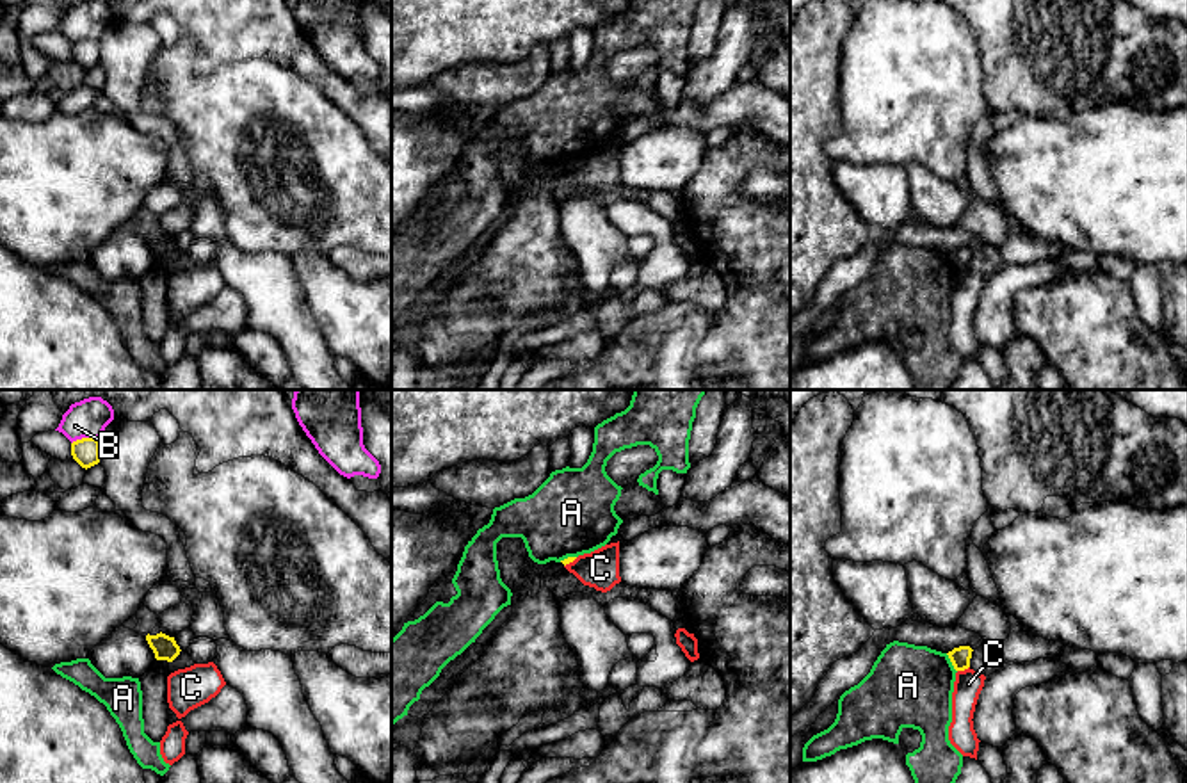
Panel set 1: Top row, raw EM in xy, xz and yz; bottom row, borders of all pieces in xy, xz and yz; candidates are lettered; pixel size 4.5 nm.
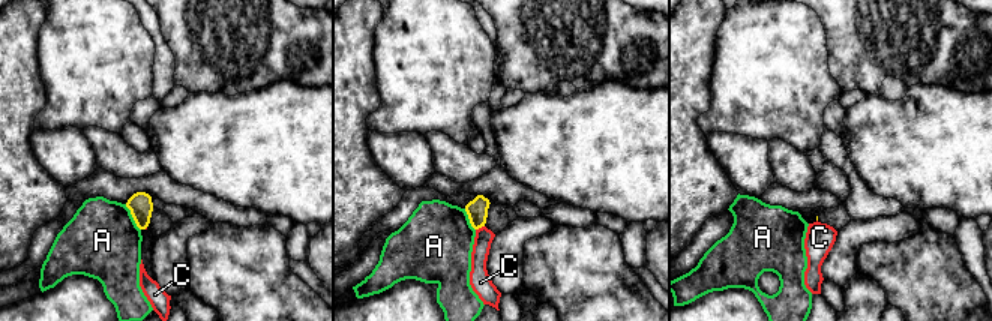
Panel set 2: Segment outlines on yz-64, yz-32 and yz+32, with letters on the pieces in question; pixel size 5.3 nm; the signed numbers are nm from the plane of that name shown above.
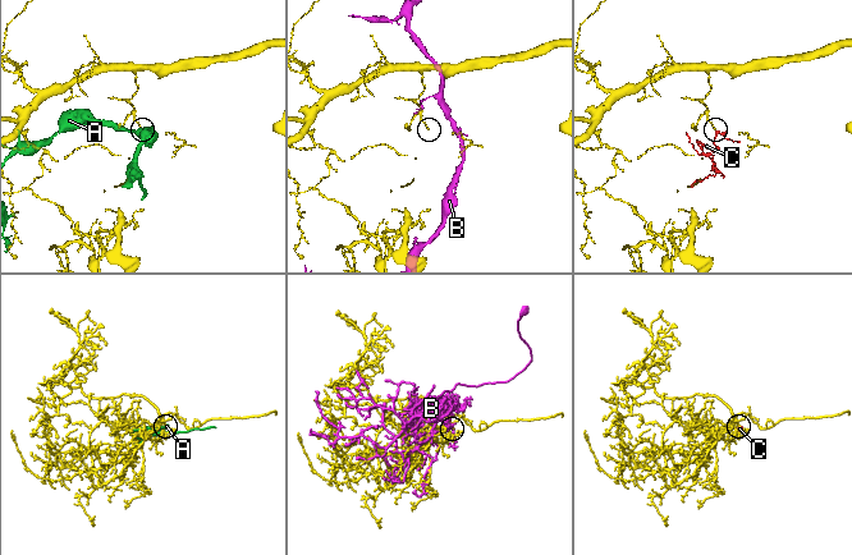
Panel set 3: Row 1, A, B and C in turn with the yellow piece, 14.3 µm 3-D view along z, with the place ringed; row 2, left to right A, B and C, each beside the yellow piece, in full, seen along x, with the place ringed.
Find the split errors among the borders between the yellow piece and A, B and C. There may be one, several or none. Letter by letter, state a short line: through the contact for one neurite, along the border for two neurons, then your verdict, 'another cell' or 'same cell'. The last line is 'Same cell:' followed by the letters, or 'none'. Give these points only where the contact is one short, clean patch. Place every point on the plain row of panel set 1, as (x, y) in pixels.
A: line yz (945, 255), (956, 273); another cell
B: another cell
C: line yz (968, 267), (958, 273); another cell
Same cell: none

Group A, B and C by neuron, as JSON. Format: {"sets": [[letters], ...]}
{"sets": [["A"], ["B"], ["C"]]}

